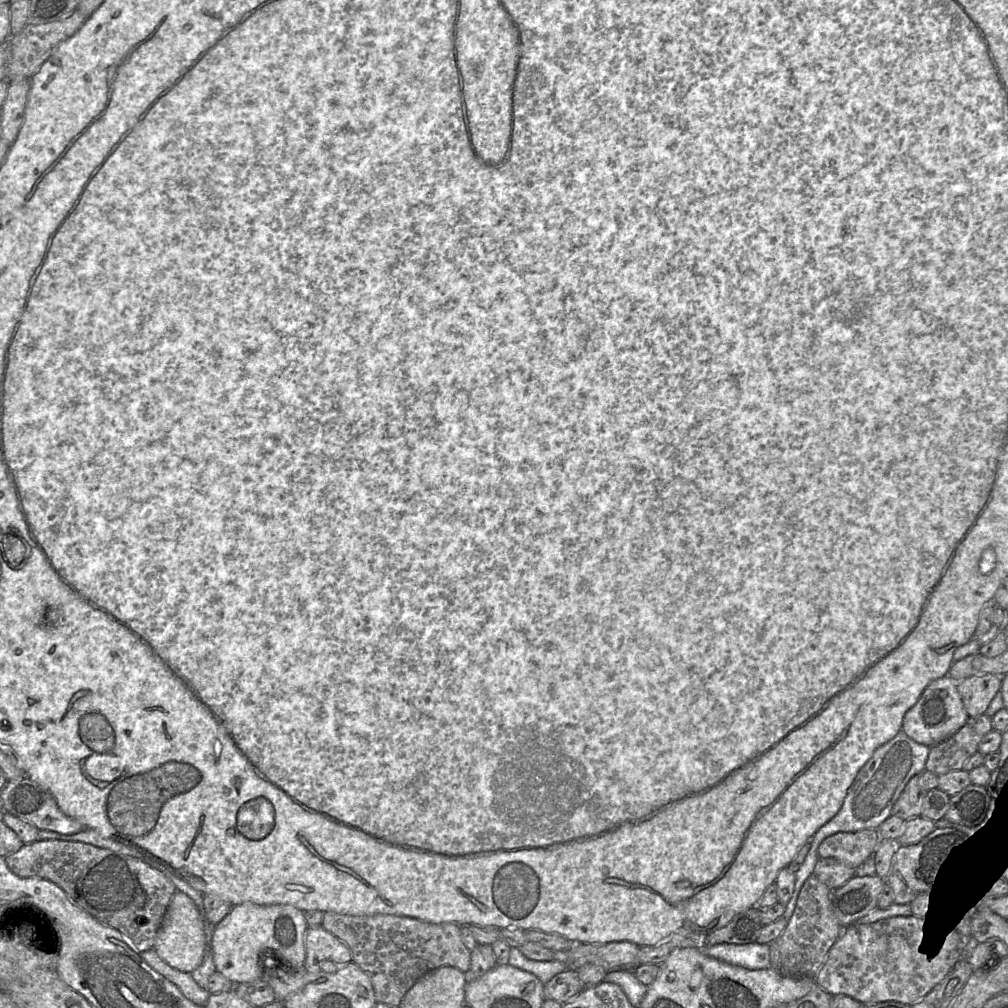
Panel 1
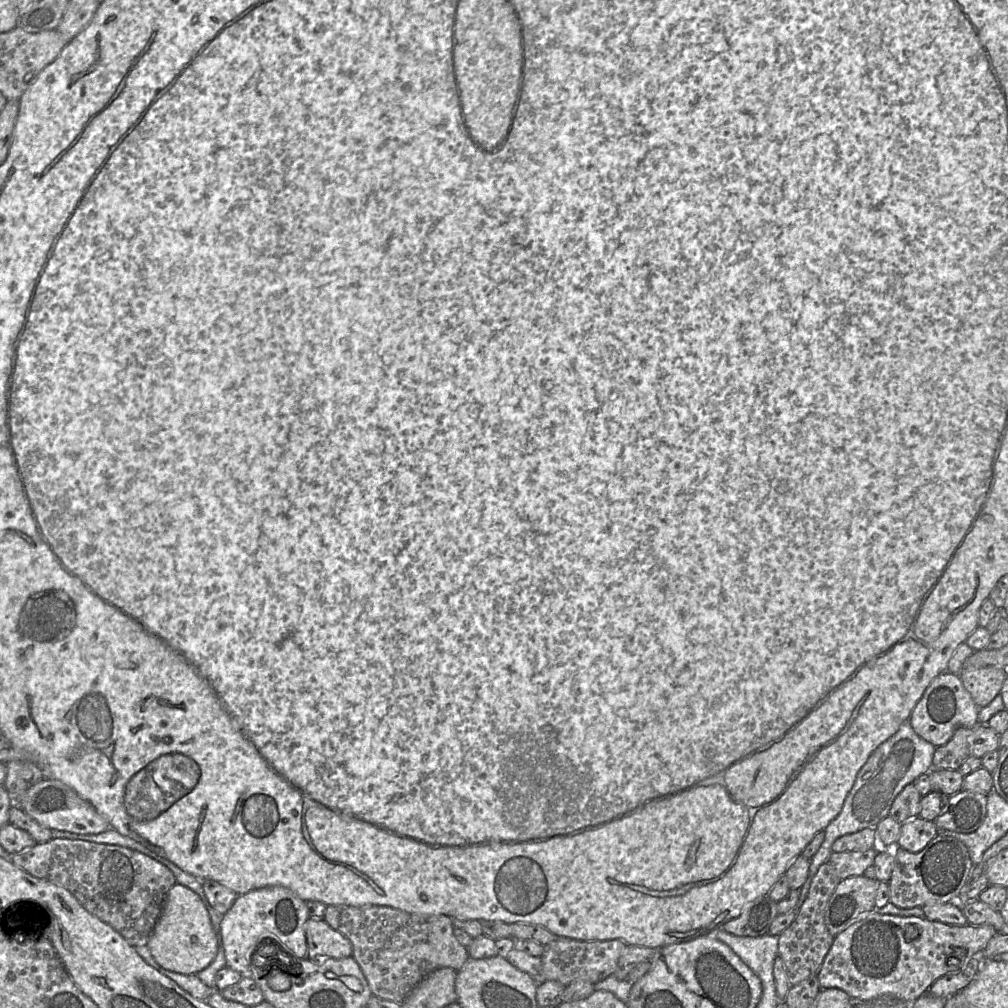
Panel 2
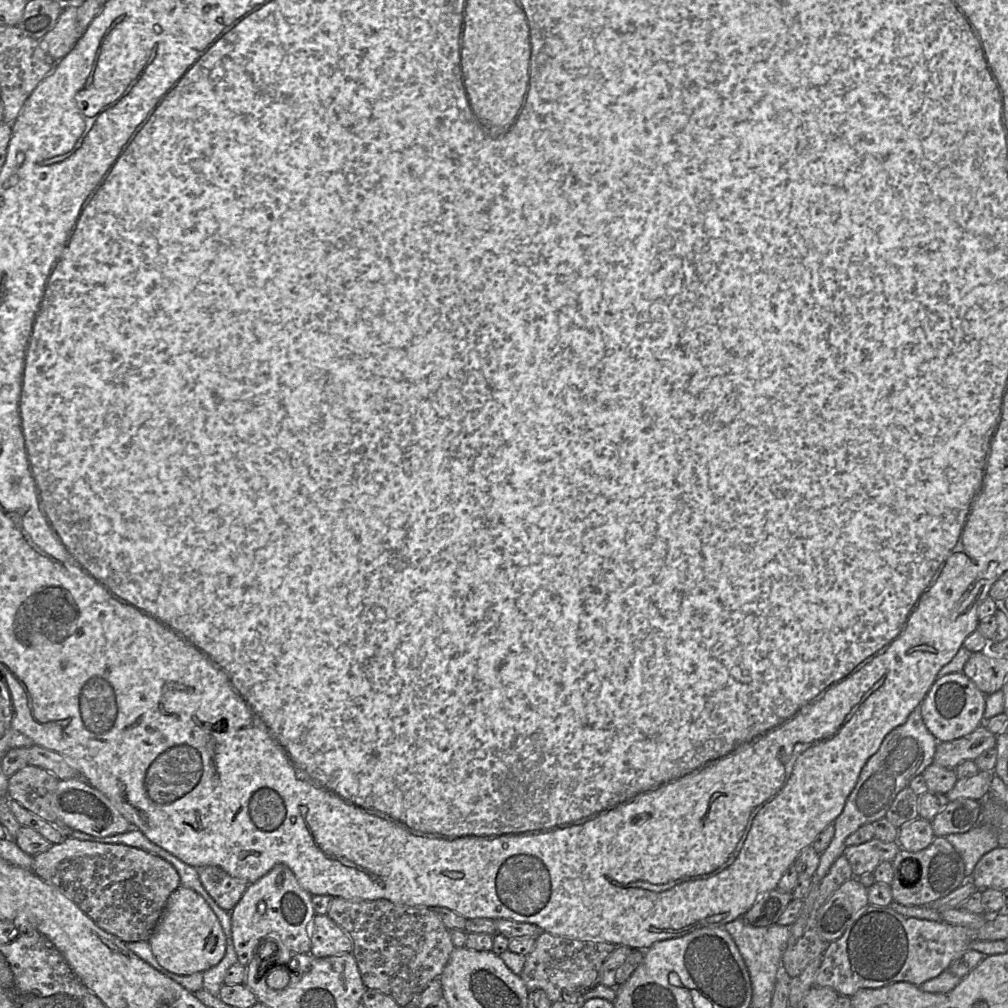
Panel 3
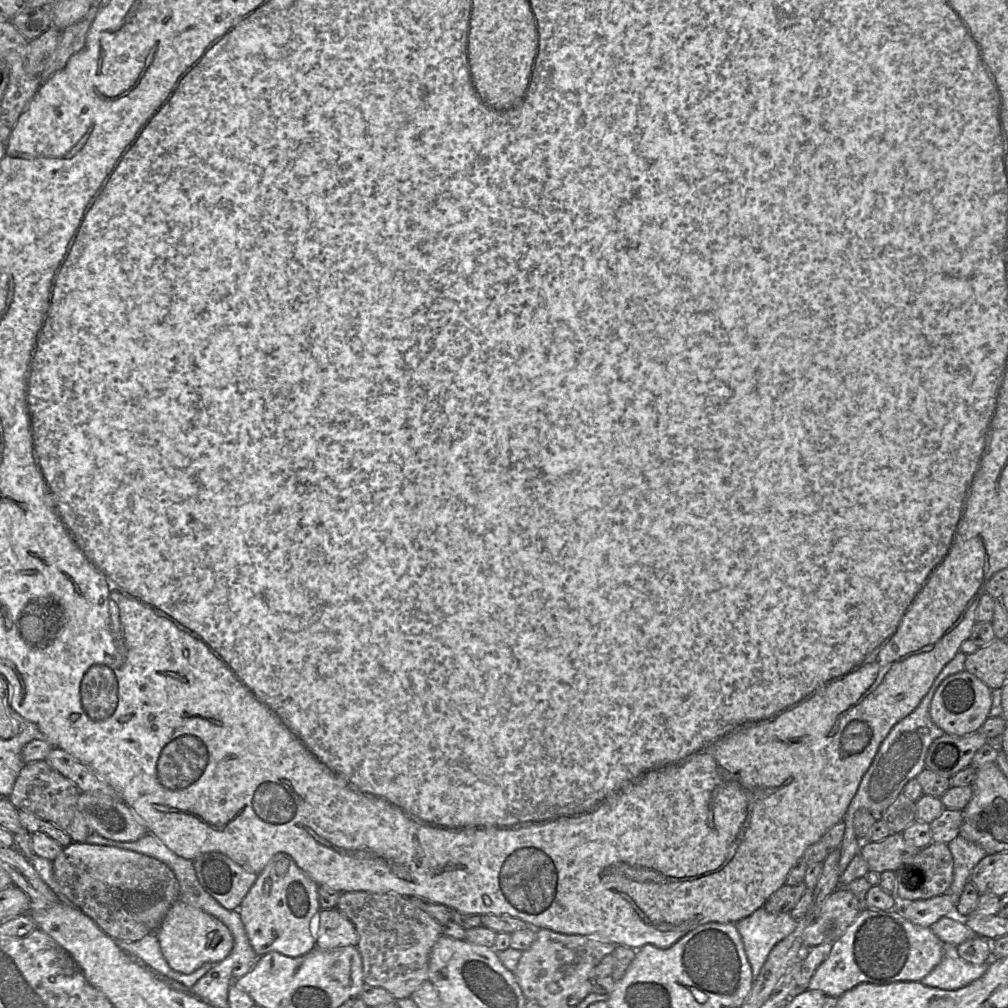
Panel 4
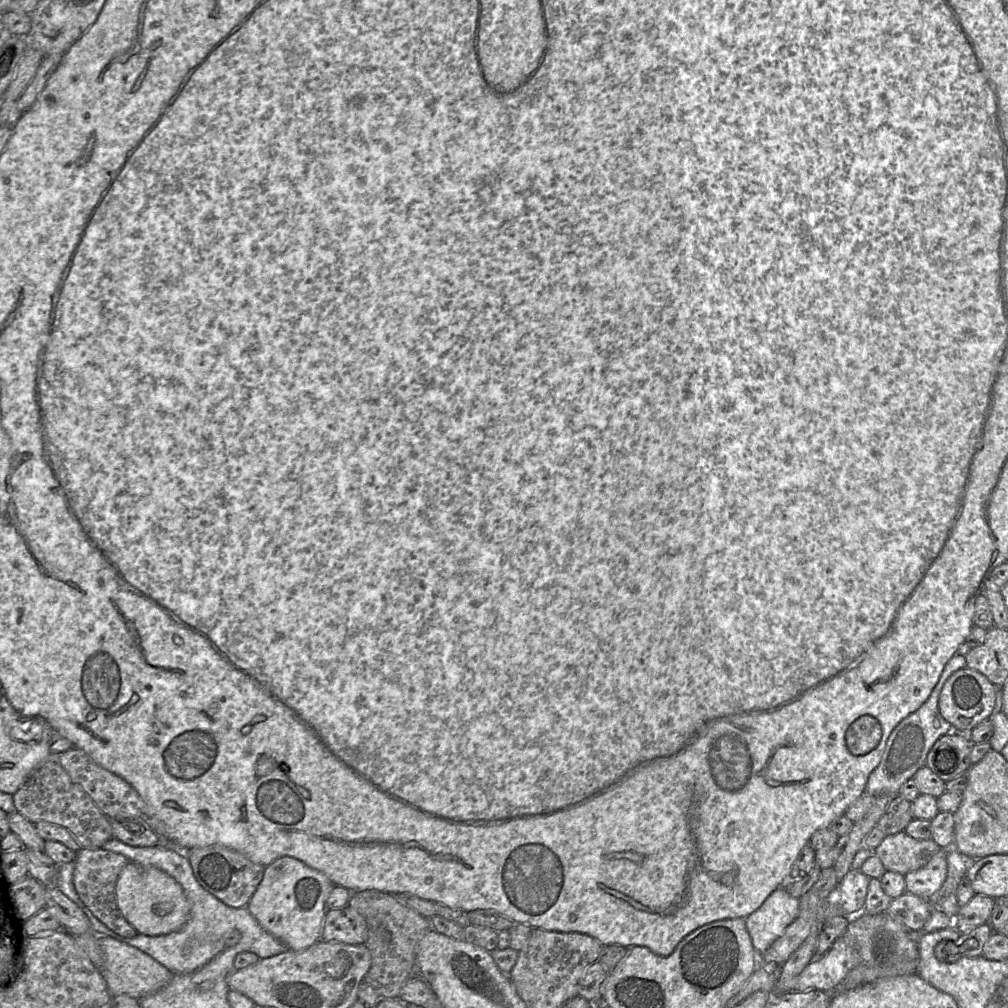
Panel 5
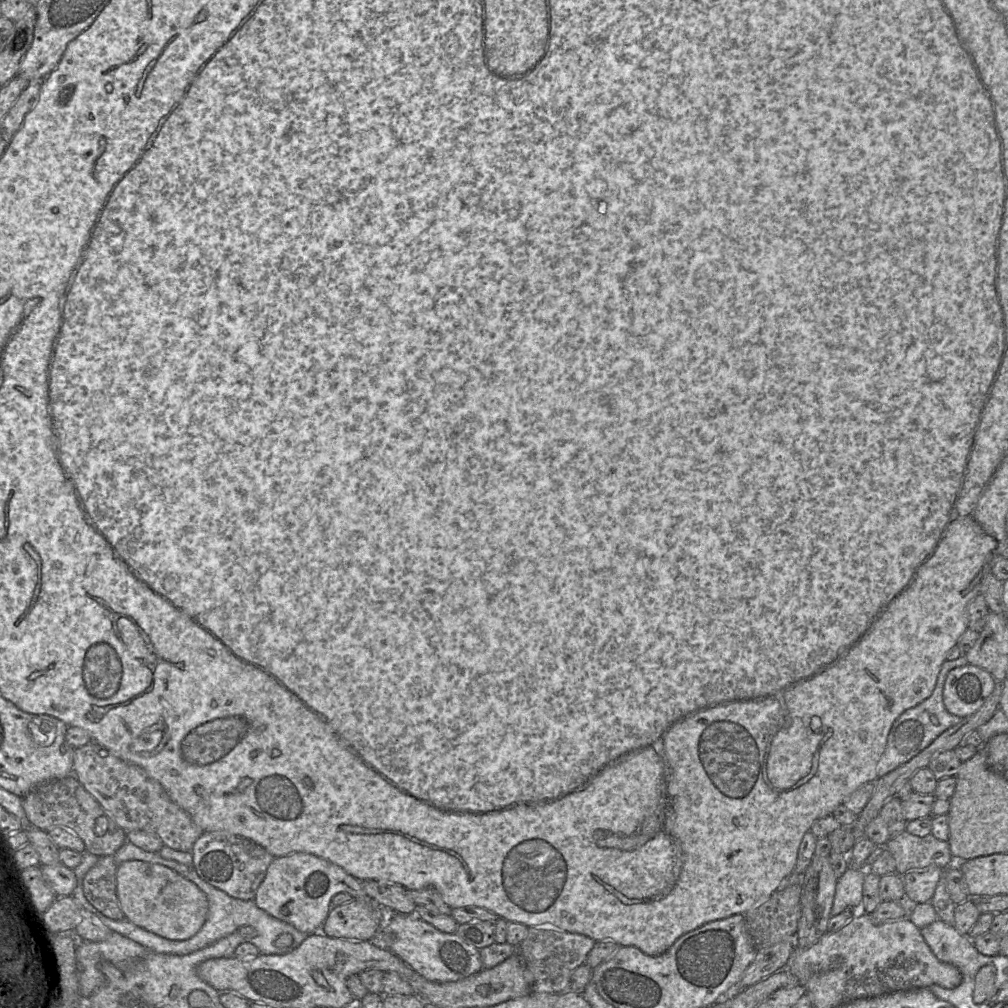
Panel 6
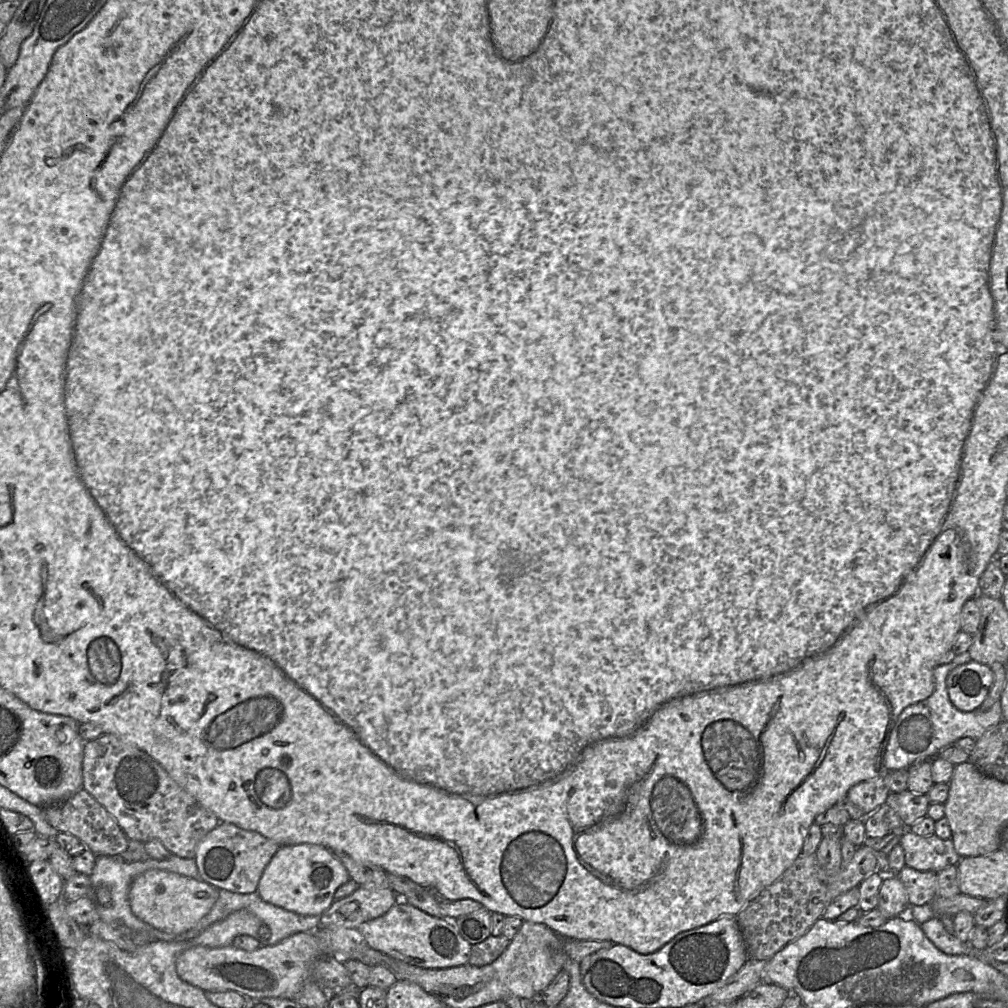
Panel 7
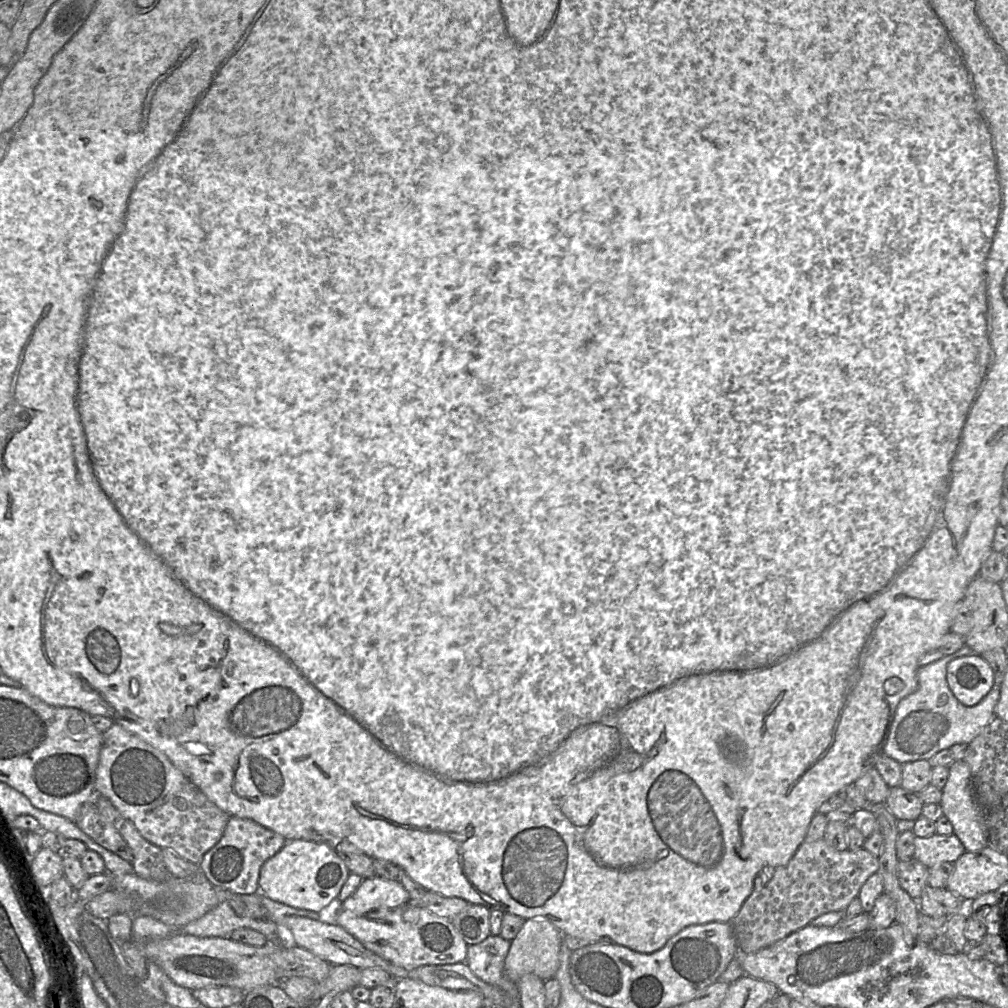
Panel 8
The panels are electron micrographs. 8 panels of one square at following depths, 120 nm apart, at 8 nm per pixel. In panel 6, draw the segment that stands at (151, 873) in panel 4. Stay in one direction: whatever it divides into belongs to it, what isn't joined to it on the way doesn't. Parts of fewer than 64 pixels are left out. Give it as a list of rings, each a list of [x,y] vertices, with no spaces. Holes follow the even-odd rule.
[[[113,855],[99,856],[83,879],[83,892],[86,899],[95,909],[113,920],[124,918],[116,894],[118,865]]]

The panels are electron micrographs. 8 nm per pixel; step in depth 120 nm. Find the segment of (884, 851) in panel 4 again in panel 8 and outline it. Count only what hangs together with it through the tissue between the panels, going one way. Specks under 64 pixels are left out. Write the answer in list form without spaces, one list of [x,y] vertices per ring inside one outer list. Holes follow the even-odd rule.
[[[934,835],[914,839],[915,851],[913,858],[928,868],[938,866],[943,862],[954,863],[966,851],[960,839],[951,835]]]

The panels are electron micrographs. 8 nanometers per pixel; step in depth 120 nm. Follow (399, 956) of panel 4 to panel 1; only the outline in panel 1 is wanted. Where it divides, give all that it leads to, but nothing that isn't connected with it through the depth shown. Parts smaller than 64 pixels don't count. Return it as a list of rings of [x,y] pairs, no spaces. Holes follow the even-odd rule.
[[[324,912],[321,926],[350,949],[351,962],[369,975],[376,1002],[398,1007],[406,992],[421,976],[441,966],[452,966],[466,974],[469,972],[471,951],[462,942],[461,926],[455,923],[428,923],[391,914],[346,915]]]

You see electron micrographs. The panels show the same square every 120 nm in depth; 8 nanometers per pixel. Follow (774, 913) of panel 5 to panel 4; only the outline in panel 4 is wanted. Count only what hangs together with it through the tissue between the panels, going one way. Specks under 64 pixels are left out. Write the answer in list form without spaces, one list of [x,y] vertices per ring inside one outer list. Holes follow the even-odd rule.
[[[762,906],[735,923],[755,979],[771,950],[797,927],[789,912],[774,914]]]

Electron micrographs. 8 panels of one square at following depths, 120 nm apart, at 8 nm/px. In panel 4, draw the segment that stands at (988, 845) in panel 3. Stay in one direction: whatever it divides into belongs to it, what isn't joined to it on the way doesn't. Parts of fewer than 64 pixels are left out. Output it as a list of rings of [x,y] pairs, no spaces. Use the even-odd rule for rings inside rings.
[[[959,835],[947,845],[953,856],[954,878],[946,893],[951,893],[959,898],[965,884],[970,880],[972,870],[988,854],[979,845]]]

